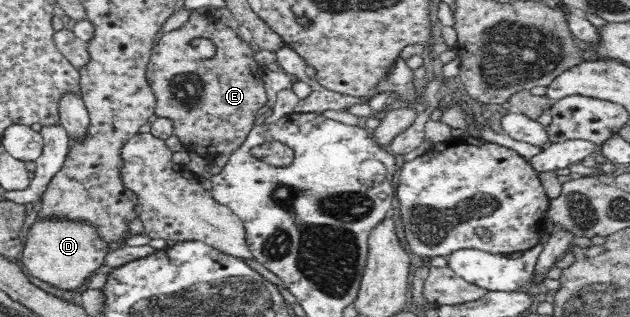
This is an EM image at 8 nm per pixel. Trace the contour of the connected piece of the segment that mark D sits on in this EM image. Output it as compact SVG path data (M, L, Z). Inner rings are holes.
M36 218L22 243L23 252L18 262L27 274L39 278L52 286L64 290L83 289L83 285L93 276L94 270L104 265L106 254L114 247L102 238L97 226L87 220L69 220L69 218Z

